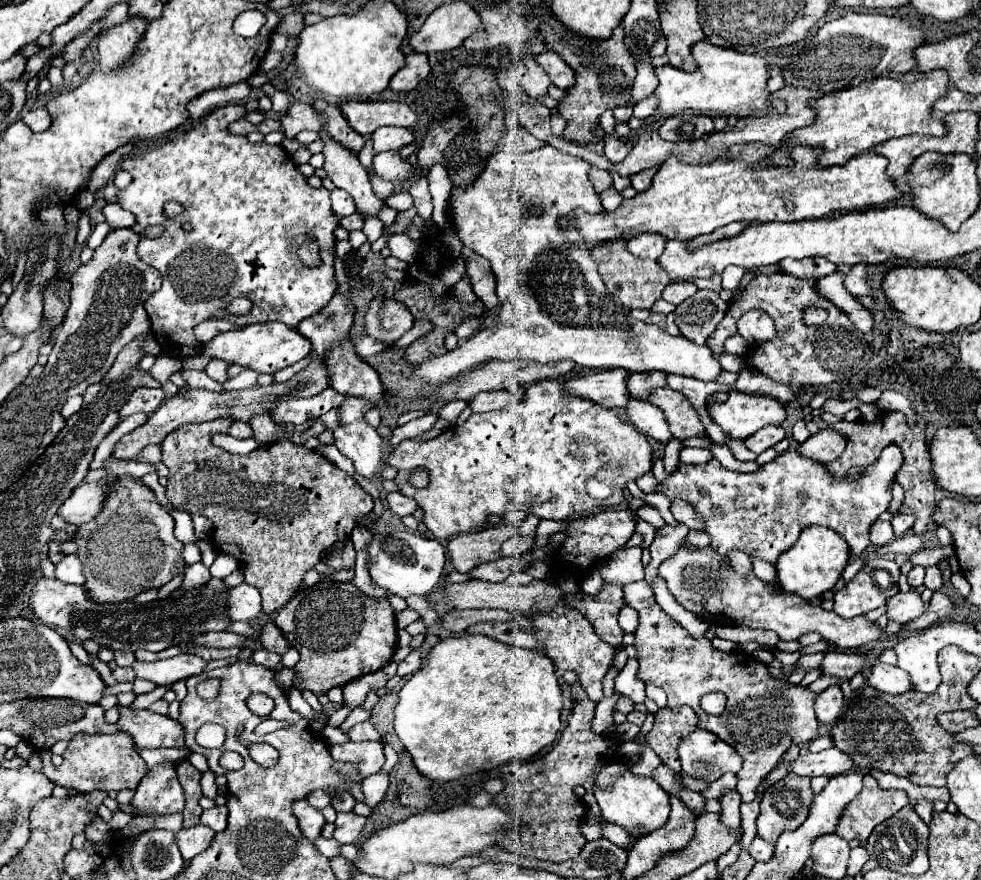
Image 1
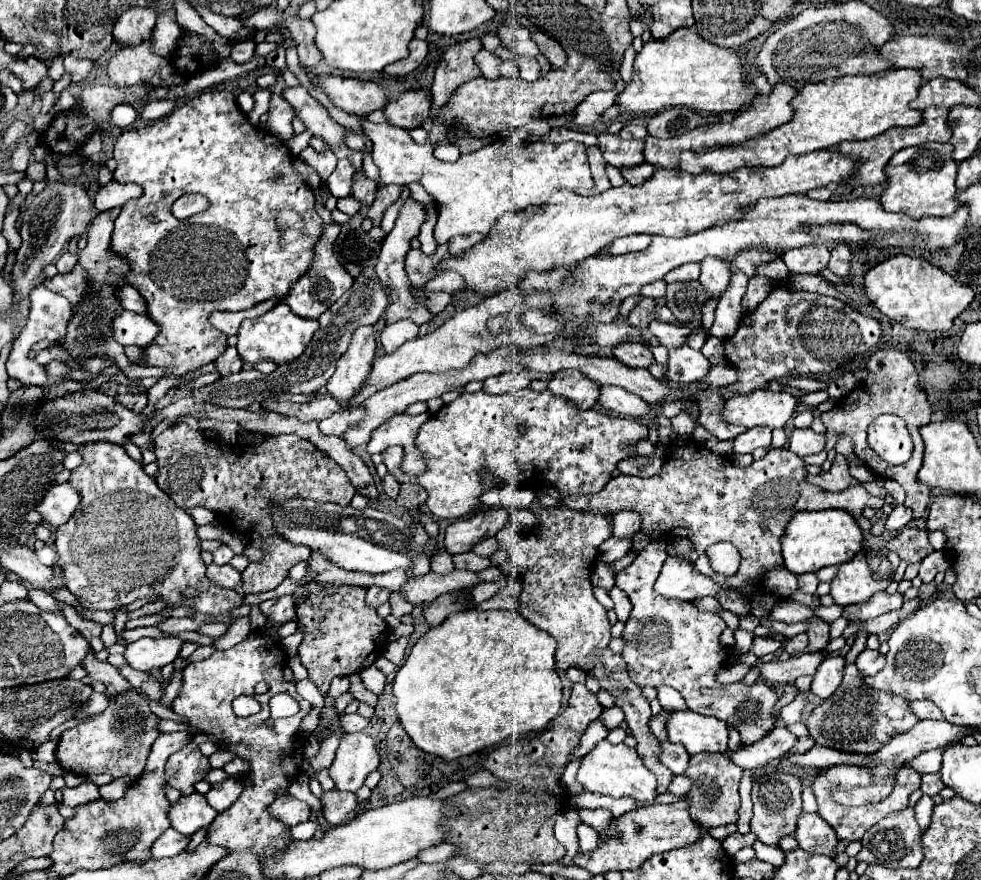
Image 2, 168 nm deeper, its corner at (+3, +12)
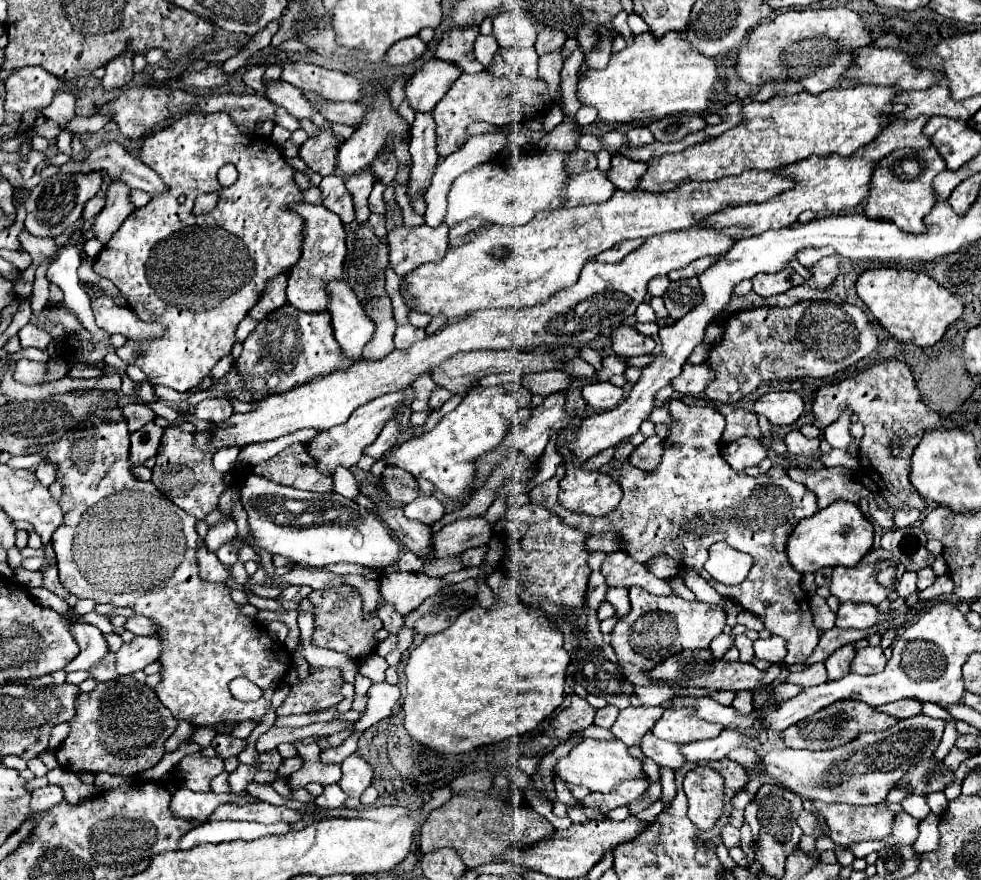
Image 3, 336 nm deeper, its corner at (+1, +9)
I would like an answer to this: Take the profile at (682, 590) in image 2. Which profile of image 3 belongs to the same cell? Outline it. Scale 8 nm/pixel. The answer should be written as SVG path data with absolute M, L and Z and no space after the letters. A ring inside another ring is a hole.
M616 551L602 563L602 575L608 587L646 587L654 595L672 595L674 589L670 579L658 579L646 571L644 564L636 562L628 553Z

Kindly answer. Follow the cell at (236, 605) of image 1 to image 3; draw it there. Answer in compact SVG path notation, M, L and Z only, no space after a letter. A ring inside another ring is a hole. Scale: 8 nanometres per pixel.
M204 545L200 549L200 553L198 553L198 565L200 565L200 577L206 579L206 581L226 583L230 579L230 571Z

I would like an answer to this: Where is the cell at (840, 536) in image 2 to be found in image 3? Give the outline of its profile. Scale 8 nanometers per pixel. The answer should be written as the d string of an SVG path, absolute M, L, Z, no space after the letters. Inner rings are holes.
M836 501L816 515L802 519L792 535L788 537L788 561L798 573L816 573L822 567L854 567L872 547L874 529L872 523L862 515L858 505L850 501Z

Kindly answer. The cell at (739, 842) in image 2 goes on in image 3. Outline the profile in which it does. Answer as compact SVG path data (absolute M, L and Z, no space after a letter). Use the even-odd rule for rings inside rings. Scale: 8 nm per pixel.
M726 825L724 831L722 831L722 843L726 845L726 849L740 847L740 831L732 825Z

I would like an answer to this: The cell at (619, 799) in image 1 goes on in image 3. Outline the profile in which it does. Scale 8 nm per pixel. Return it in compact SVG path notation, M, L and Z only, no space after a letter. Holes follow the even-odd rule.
M584 739L578 747L574 747L568 757L556 763L556 773L570 785L584 785L590 791L598 793L610 793L616 785L628 779L646 779L642 763L630 755L628 747L622 741L598 741L598 739Z

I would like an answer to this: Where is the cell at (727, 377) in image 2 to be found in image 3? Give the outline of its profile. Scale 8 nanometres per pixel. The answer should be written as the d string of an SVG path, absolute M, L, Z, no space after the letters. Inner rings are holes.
M686 363L680 377L676 381L672 381L672 387L682 393L682 395L700 395L704 393L704 389L708 387L708 383L714 379L714 373L712 369L702 363L702 365L692 365L692 363Z

